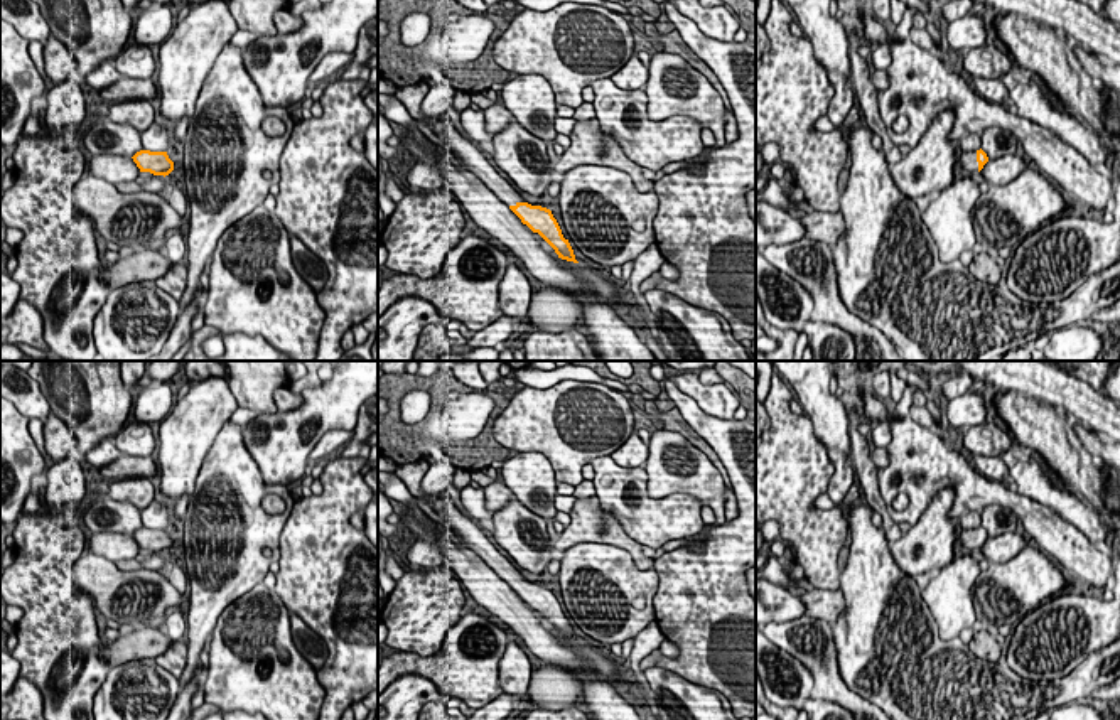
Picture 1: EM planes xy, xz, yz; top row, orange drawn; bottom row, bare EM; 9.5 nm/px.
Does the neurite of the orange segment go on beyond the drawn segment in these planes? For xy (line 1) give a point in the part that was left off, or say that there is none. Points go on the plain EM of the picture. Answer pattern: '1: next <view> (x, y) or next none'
1: next none

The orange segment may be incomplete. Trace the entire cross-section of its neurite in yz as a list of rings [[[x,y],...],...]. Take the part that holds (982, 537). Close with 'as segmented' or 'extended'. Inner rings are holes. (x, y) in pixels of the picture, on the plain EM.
[[[980,526],[980,528],[973,528],[973,529],[961,529],[960,540],[965,548],[973,551],[973,550],[980,550],[983,546],[983,543],[988,540],[988,535]]] | extended

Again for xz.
[[[435,499],[430,506],[442,523],[455,528],[466,540],[467,546],[477,553],[487,567],[491,567],[521,597],[523,602],[533,610],[538,610],[555,627],[558,636],[579,641],[550,587],[525,580],[520,570],[514,568],[487,540],[484,529],[460,513],[454,502]]] | extended

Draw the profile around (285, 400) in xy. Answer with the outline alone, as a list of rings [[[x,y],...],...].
[[[288,388],[275,390],[273,400],[278,411],[297,410],[304,403],[302,395],[293,395]]]

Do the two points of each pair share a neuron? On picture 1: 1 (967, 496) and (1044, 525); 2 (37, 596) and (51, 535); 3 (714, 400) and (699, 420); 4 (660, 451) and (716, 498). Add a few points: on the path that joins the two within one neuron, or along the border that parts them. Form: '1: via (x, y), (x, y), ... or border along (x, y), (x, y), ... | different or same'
1: via (985, 496), (1004, 496), (1026, 510) | same
2: via (41, 580), (46, 550) | same
3: border along (675, 385), (707, 413), (732, 420) | different
4: via (662, 469), (677, 484), (697, 484) | same

